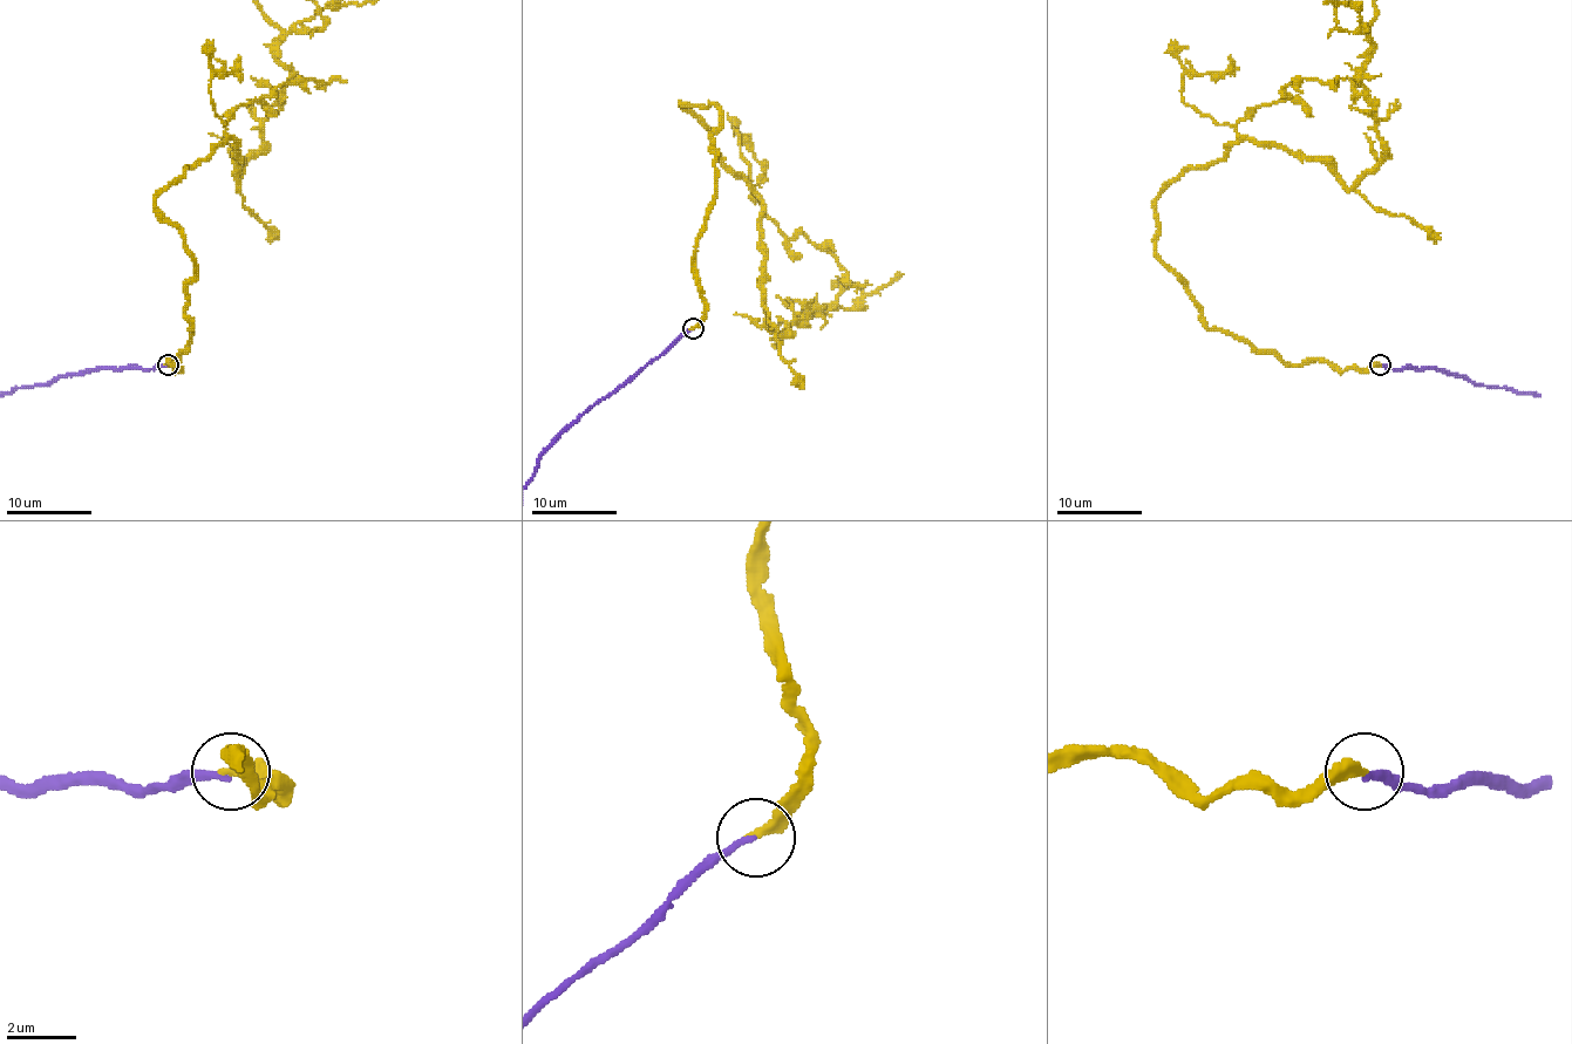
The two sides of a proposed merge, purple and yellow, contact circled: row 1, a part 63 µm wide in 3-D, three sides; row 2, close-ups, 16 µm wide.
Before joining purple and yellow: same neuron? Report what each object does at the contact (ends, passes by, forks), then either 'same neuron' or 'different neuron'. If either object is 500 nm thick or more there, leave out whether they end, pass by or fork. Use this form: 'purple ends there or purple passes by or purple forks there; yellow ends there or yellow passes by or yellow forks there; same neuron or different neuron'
purple ends there; yellow ends there; different neuron

